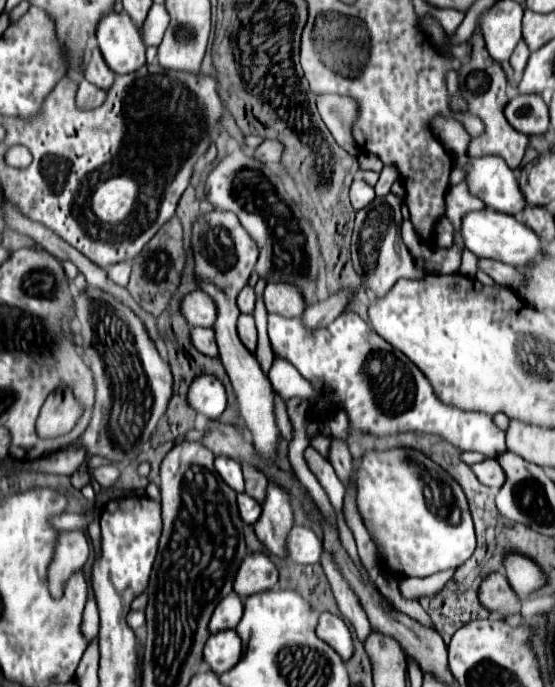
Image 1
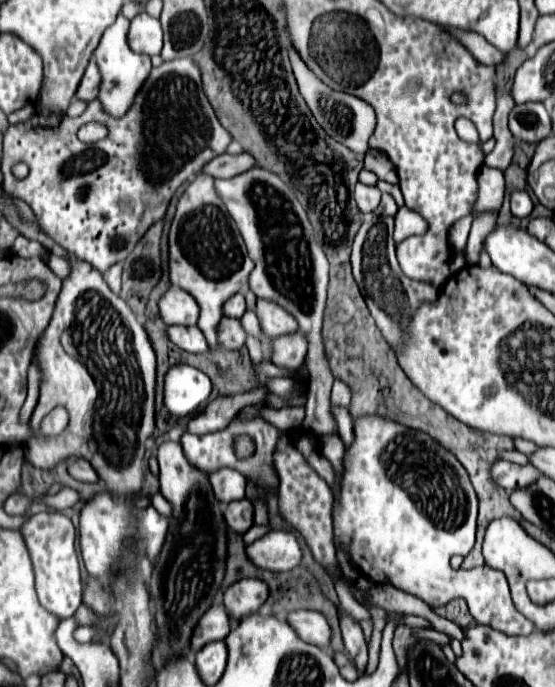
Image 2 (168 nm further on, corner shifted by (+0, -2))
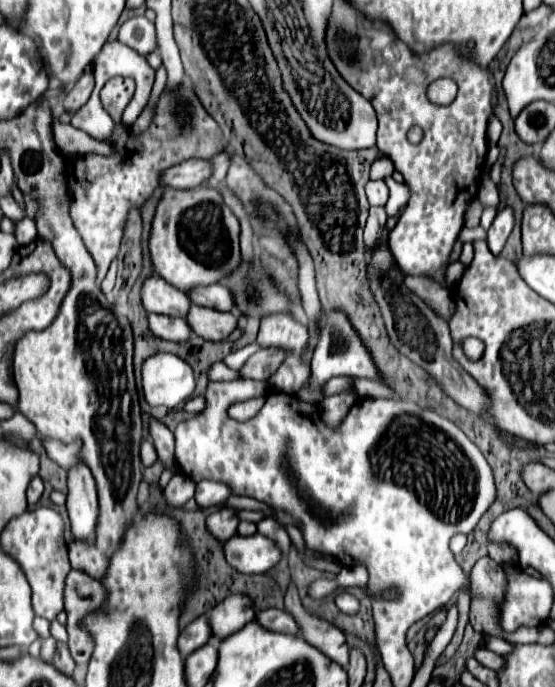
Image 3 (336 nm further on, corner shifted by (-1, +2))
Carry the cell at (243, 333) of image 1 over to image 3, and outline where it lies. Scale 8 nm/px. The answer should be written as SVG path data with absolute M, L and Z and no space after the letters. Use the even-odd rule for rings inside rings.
M191 304L191 310L187 312L185 320L197 336L213 342L225 340L237 326L237 316L233 312L219 312L197 304Z

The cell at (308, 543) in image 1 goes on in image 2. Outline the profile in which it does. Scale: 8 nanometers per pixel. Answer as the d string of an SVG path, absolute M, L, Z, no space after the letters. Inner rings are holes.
M274 530L246 546L248 558L258 566L272 572L286 572L302 562L302 548L298 538L286 530Z

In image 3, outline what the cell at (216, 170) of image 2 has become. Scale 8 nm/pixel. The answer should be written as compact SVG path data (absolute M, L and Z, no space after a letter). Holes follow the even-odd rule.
M187 160L163 170L163 174L159 174L159 180L163 186L175 190L193 190L201 186L209 174L211 174L211 166L207 160Z

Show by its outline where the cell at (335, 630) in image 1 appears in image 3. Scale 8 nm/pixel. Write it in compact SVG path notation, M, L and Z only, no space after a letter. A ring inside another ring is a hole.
M277 608L259 610L255 620L267 630L279 630L279 632L285 632L285 634L299 634L297 622L285 610L277 610Z

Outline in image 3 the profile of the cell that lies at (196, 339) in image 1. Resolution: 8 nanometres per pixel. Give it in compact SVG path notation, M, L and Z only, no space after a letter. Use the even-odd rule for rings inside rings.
M149 314L149 328L155 336L163 340L173 340L173 342L183 342L189 338L191 328L183 318L171 318L171 316L159 316L159 314Z

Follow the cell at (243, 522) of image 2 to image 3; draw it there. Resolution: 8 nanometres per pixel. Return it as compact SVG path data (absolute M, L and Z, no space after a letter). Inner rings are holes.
M221 508L221 510L213 512L213 514L209 514L205 522L207 522L209 534L215 536L221 542L225 542L227 538L237 534L239 520L235 516L235 510L231 510L231 508Z

